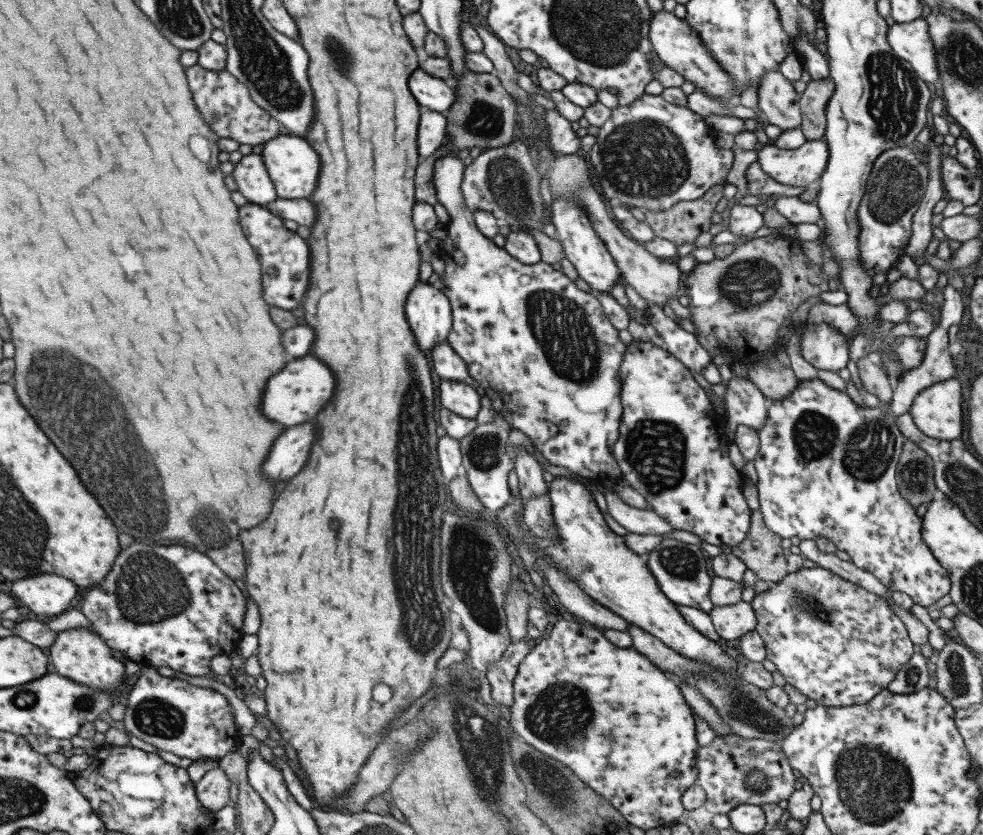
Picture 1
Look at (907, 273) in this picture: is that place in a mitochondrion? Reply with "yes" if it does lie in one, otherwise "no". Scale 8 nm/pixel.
no

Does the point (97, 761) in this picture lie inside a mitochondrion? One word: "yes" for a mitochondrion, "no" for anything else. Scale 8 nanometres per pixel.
no

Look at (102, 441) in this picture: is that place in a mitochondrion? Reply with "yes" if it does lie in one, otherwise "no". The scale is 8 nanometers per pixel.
yes

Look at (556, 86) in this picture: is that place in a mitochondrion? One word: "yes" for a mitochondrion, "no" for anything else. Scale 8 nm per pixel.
no

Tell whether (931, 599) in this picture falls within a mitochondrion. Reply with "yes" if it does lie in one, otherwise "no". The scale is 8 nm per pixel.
no

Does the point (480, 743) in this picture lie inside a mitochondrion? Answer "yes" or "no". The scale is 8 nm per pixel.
yes

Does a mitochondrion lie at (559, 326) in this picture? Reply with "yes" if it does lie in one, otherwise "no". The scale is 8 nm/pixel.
yes

